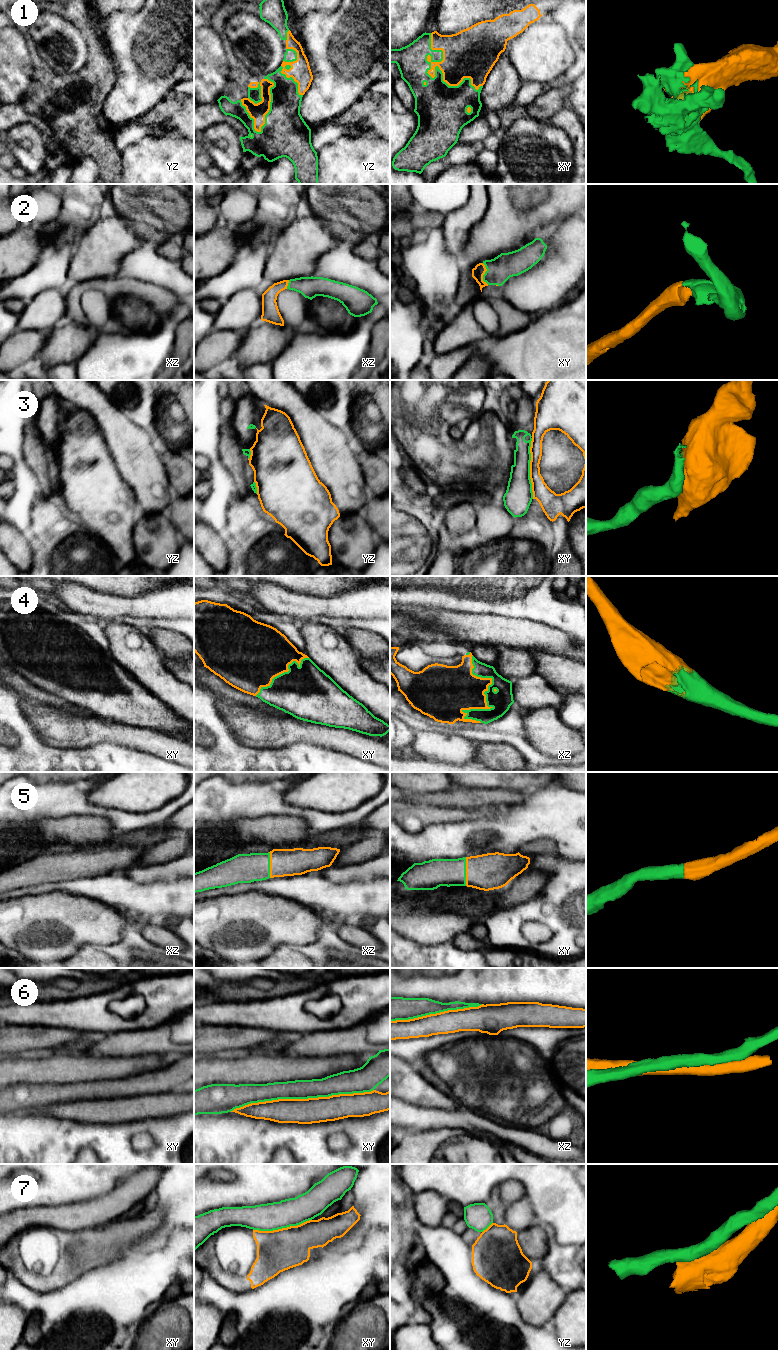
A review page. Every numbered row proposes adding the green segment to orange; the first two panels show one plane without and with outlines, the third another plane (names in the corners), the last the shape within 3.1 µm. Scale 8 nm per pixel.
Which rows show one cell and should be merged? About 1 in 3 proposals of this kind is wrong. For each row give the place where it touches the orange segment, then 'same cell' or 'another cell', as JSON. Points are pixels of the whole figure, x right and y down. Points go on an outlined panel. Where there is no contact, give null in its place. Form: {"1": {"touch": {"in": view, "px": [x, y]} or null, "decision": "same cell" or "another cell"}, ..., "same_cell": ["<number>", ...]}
{"1": {"touch": {"in": "xy", "px": [434, 72]}, "decision": "same cell"}, "2": {"touch": {"in": "xy", "px": [484, 273]}, "decision": "same cell"}, "3": {"touch": {"in": "xy", "px": [530, 468]}, "decision": "another cell"}, "4": {"touch": {"in": "xz", "px": [485, 699]}, "decision": "same cell"}, "5": {"touch": {"in": "xy", "px": [466, 871]}, "decision": "same cell"}, "6": {"touch": {"in": "xy", "px": [301, 1099]}, "decision": "another cell"}, "7": {"touch": {"in": "xy", "px": [282, 1228]}, "decision": "another cell"}, "same_cell": ["1", "2", "4", "5"]}

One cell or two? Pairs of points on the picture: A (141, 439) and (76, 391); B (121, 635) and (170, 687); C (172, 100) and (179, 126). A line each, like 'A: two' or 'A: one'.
A: one
B: one
C: one

